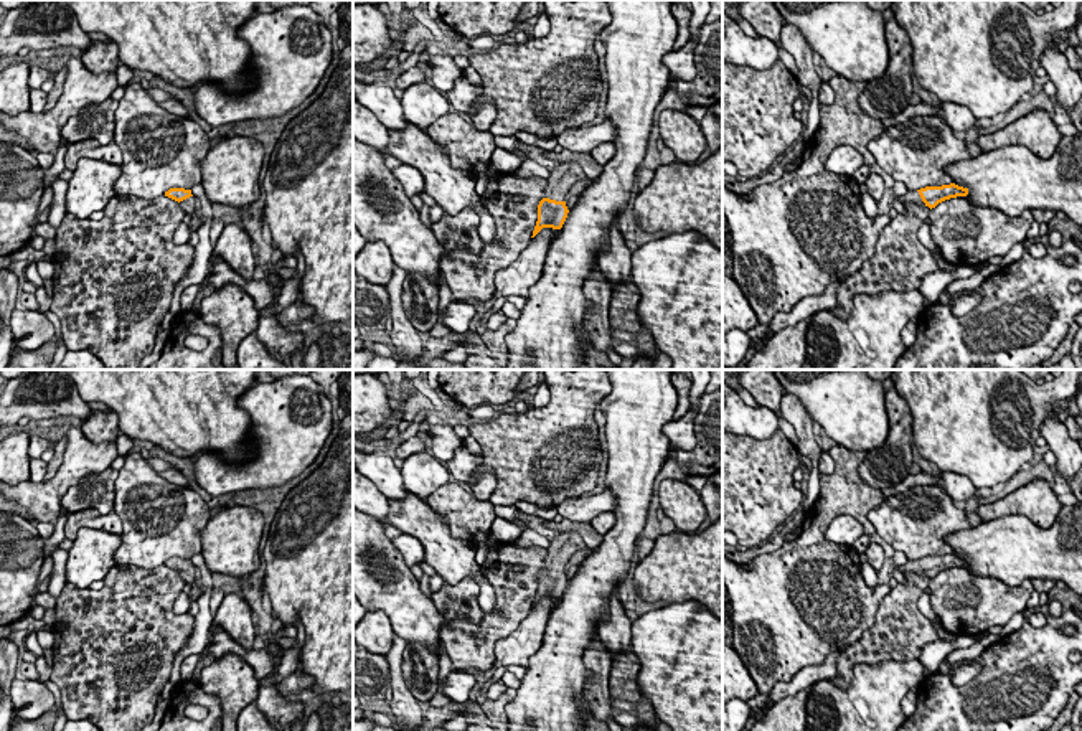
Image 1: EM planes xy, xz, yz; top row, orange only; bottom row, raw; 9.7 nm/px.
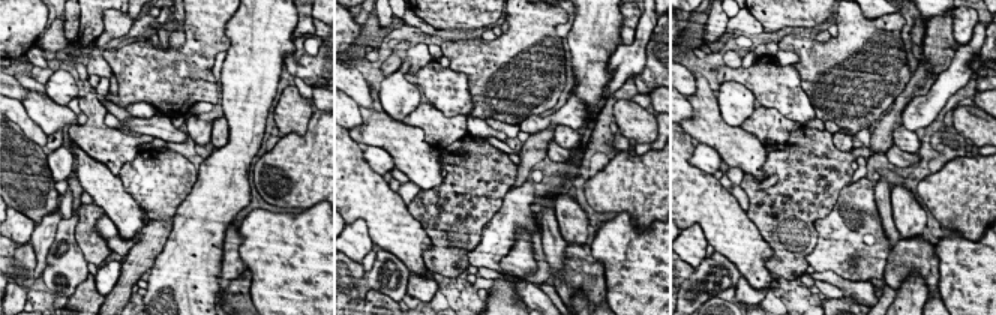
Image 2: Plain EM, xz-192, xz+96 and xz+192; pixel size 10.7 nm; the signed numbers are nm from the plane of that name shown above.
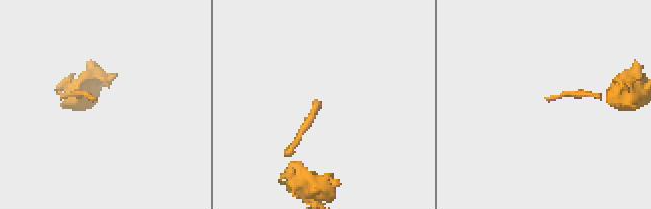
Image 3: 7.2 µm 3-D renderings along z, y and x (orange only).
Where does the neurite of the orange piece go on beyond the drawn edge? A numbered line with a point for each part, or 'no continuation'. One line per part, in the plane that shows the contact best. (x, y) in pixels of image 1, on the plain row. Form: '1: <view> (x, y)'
1: xz (566, 543)

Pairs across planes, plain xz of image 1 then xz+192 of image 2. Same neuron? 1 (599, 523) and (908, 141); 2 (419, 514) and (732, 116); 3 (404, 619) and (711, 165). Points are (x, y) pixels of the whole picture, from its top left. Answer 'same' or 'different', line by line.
1: same
2: different
3: different

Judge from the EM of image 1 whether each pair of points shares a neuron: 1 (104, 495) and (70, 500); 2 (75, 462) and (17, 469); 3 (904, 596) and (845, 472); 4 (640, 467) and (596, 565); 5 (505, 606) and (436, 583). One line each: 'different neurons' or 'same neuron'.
1: same neuron
2: different neurons
3: different neurons
4: same neuron
5: different neurons

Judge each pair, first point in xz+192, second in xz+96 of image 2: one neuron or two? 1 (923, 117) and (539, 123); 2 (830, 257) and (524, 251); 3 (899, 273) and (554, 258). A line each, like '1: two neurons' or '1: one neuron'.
1: one neuron
2: two neurons
3: two neurons

